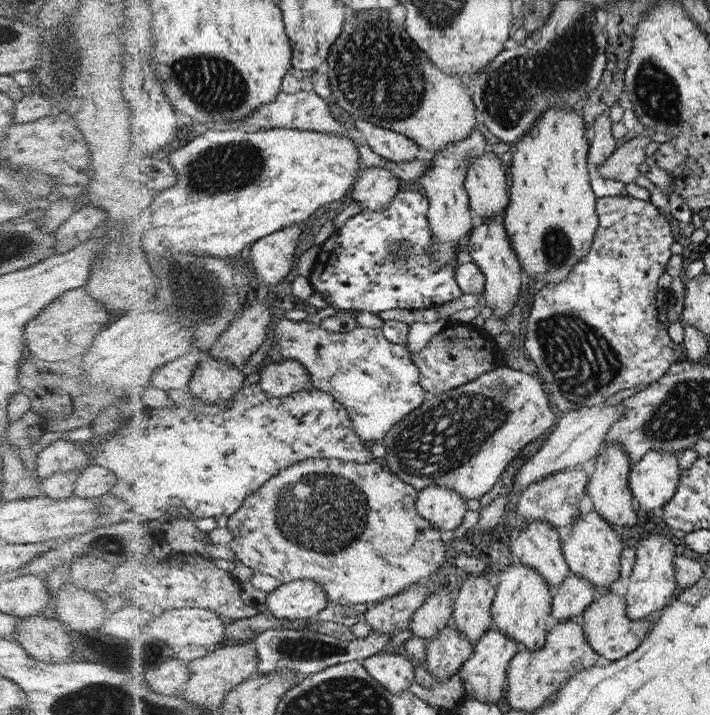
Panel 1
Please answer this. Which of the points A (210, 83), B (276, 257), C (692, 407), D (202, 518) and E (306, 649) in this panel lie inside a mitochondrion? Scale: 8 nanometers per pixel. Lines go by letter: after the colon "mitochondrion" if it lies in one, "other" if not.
A: mitochondrion
B: other
C: mitochondrion
D: other
E: mitochondrion

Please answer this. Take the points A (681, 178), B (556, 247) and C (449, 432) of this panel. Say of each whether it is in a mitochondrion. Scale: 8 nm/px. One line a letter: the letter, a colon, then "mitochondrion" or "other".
A: other
B: mitochondrion
C: mitochondrion

